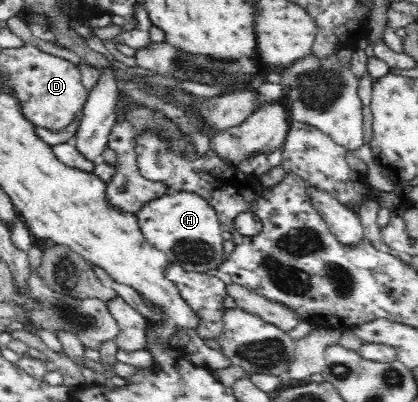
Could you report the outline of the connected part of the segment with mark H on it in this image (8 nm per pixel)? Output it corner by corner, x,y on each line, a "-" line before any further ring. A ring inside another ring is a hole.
171,191
143,203
134,214
146,241
163,251
173,265
204,273
224,263
223,245
227,236
224,227
216,210
197,193

